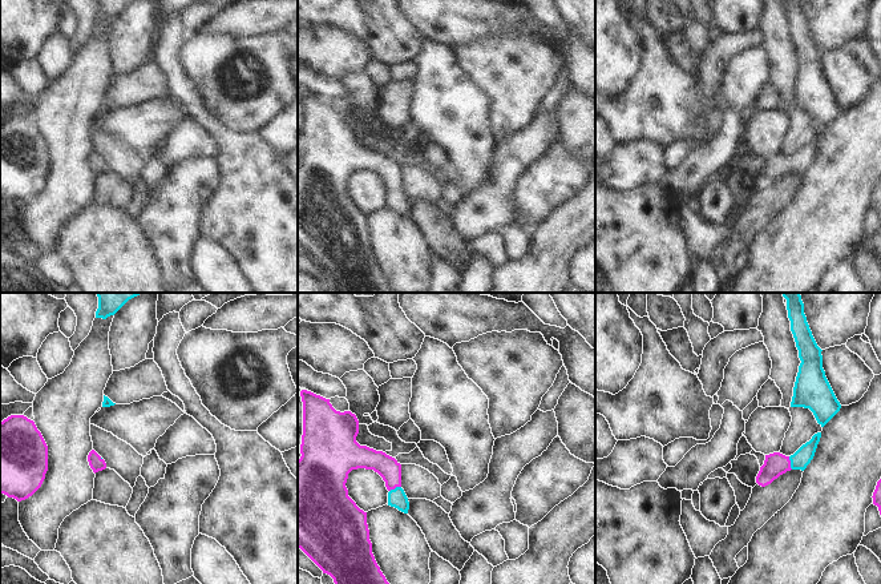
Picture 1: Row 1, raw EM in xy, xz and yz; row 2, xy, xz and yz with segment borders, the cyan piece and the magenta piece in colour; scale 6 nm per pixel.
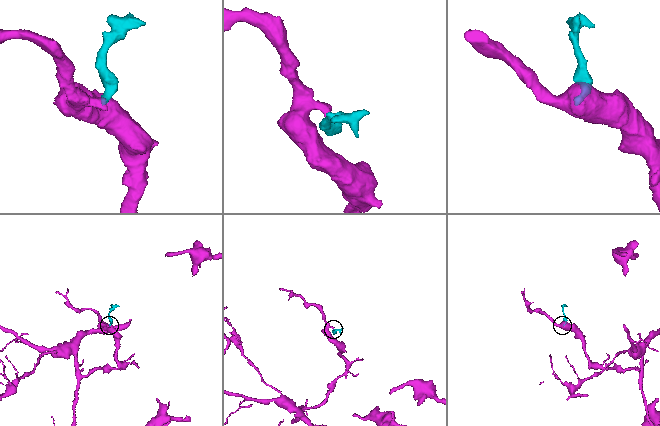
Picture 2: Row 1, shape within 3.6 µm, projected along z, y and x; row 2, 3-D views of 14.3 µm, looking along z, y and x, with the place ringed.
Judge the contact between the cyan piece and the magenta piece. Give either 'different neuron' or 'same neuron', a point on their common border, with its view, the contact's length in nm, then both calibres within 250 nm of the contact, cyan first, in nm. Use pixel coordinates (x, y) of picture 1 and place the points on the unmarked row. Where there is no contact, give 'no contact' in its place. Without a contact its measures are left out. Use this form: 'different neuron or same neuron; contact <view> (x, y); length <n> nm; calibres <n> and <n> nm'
same neuron; contact yz (791, 165); length 80 nm; calibres 110 and 140 nm

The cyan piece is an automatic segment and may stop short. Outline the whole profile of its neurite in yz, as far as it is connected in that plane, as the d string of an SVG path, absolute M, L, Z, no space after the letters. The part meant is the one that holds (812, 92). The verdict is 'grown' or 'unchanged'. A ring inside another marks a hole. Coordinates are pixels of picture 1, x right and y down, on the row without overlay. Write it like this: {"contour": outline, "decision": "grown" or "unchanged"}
{"contour": "M785 0L791 33L801 63L796 78L791 109L809 110L824 129L841 110L823 71L821 51L817 48L801 0Z", "decision": "unchanged"}

